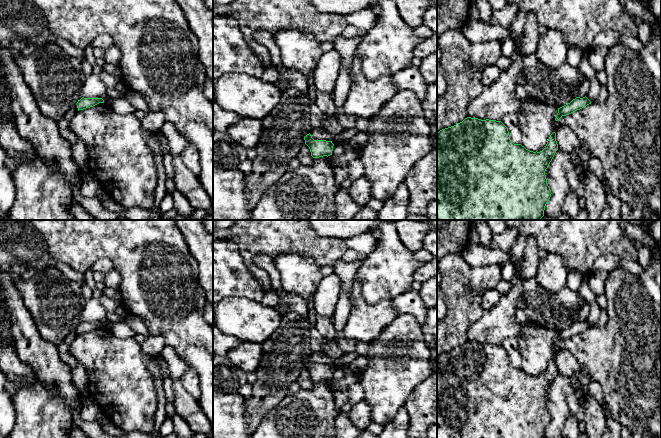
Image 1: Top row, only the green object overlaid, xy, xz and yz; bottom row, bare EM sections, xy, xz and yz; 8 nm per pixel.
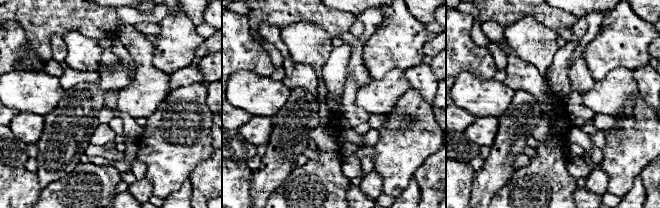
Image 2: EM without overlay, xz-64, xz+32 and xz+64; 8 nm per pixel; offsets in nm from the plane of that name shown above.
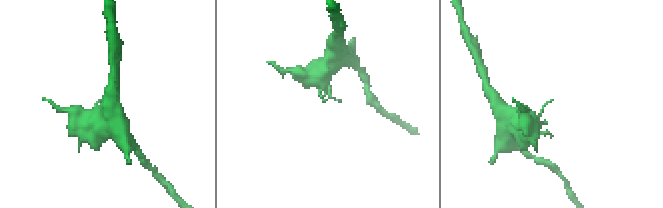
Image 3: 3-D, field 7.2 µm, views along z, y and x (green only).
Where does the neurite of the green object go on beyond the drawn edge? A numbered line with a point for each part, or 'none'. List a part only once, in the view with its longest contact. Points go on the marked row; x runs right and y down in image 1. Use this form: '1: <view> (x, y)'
none

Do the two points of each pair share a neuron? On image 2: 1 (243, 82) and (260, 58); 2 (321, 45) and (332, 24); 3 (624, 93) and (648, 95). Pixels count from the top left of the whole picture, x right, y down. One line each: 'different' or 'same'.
1: different
2: different
3: different

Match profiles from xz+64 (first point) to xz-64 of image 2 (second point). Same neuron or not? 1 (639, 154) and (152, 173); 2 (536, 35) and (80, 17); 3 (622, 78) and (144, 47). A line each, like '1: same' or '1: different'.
1: same
2: different
3: same

